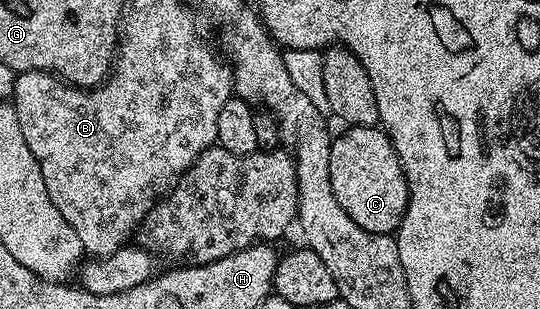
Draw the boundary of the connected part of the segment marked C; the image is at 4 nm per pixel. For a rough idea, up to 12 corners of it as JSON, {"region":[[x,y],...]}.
{"region":[[380,126],[330,146],[330,186],[362,230],[391,236],[408,183]]}

